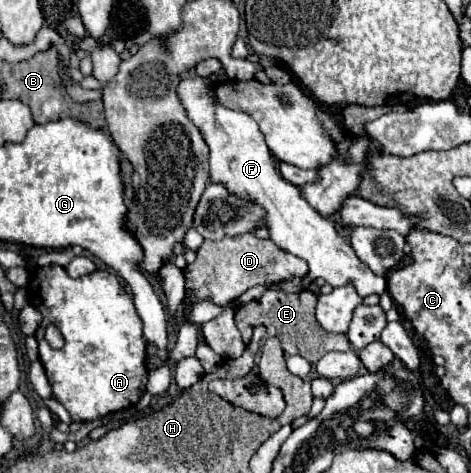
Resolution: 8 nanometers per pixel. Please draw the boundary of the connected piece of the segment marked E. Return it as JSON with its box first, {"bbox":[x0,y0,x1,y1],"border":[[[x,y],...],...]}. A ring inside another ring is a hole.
{"bbox":[234,290,350,364],"border":[[[266,290],[260,300],[256,302],[250,302],[246,306],[240,306],[234,314],[234,322],[242,334],[242,340],[244,344],[250,344],[252,340],[252,330],[256,326],[264,326],[266,328],[266,334],[262,336],[260,344],[264,344],[268,338],[276,336],[280,340],[280,346],[282,350],[286,352],[286,356],[292,356],[292,354],[298,354],[302,356],[304,360],[308,360],[310,364],[316,364],[322,354],[330,352],[330,350],[350,350],[350,342],[344,334],[330,334],[330,332],[324,332],[316,318],[314,318],[314,308],[316,308],[316,294],[310,292],[310,290],[300,290],[300,292],[294,292],[294,294],[288,294],[288,292],[276,292],[276,290]]]}

